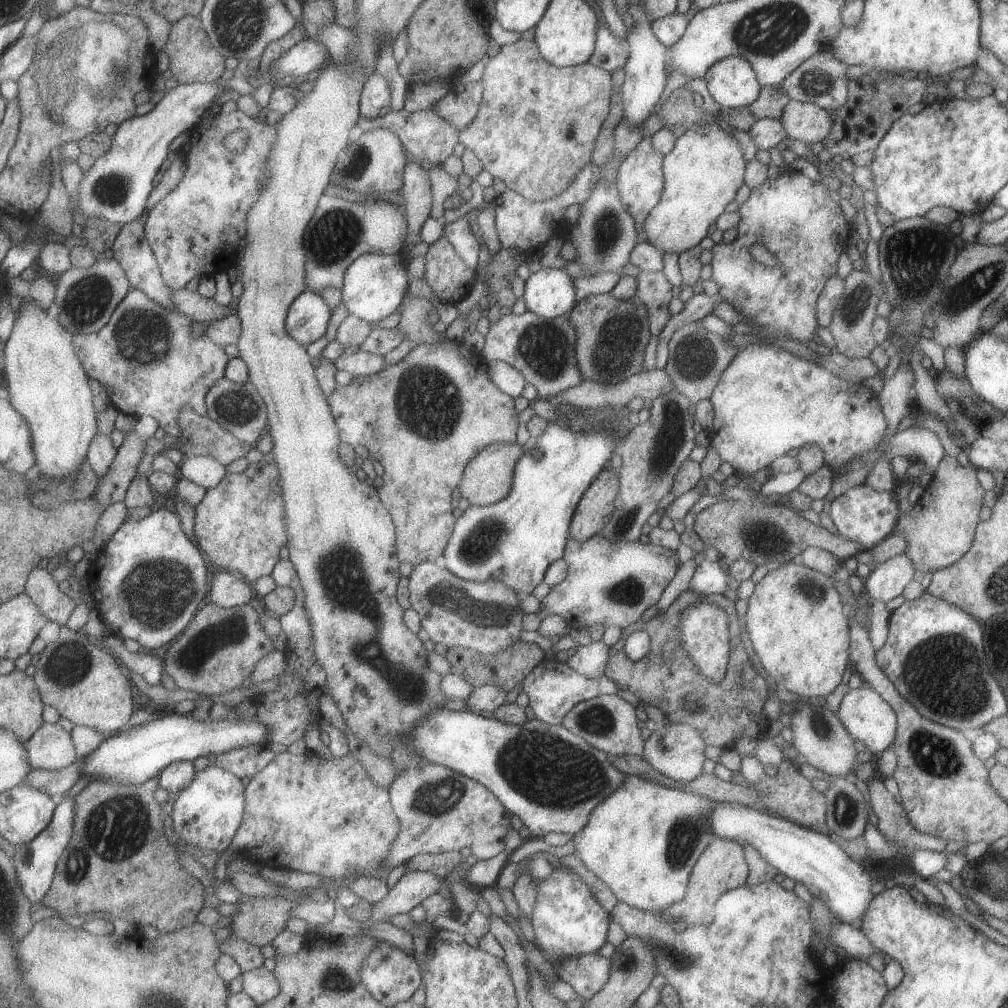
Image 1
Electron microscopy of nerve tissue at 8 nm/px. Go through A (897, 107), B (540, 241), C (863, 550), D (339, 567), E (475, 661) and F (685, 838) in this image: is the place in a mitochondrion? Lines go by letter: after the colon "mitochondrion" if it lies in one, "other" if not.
A: other
B: other
C: other
D: mitochondrion
E: other
F: mitochondrion

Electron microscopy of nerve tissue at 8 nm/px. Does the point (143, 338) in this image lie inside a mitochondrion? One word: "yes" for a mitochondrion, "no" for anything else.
yes

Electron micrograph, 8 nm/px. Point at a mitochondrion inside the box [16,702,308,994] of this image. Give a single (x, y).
(112, 830)

